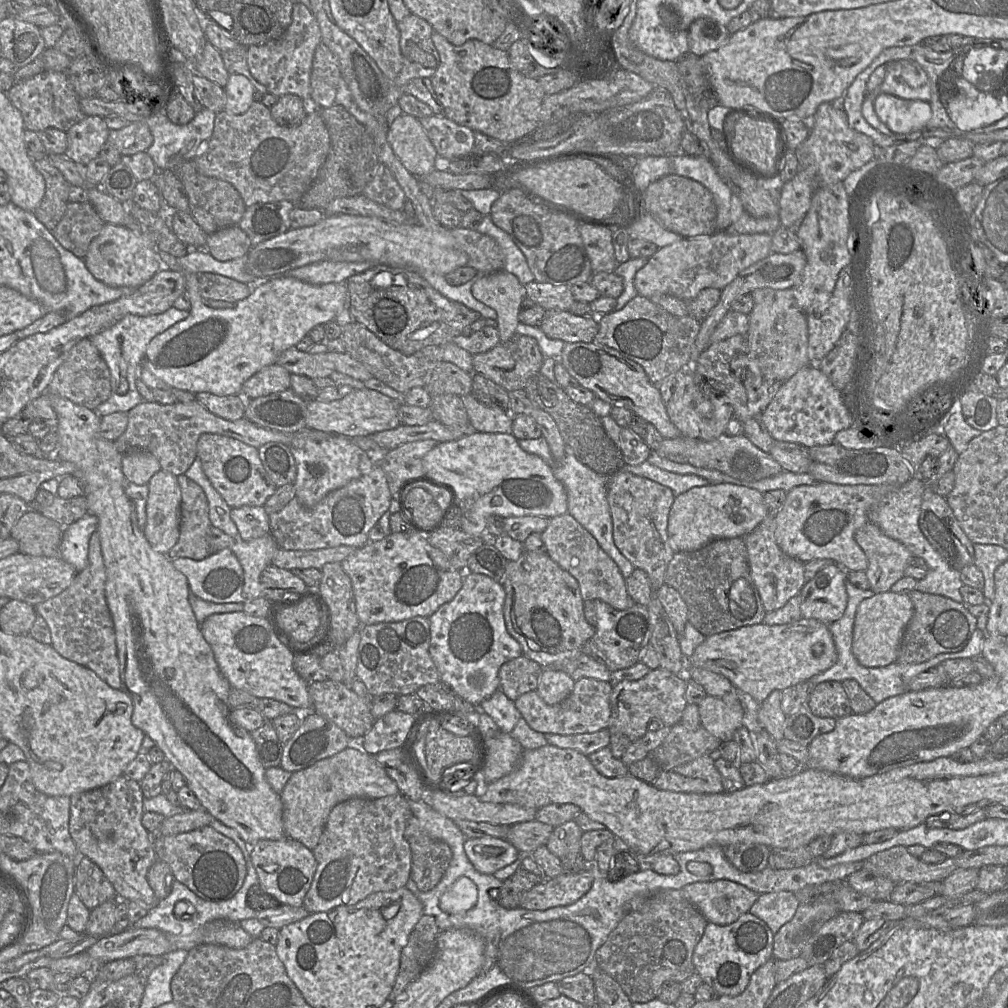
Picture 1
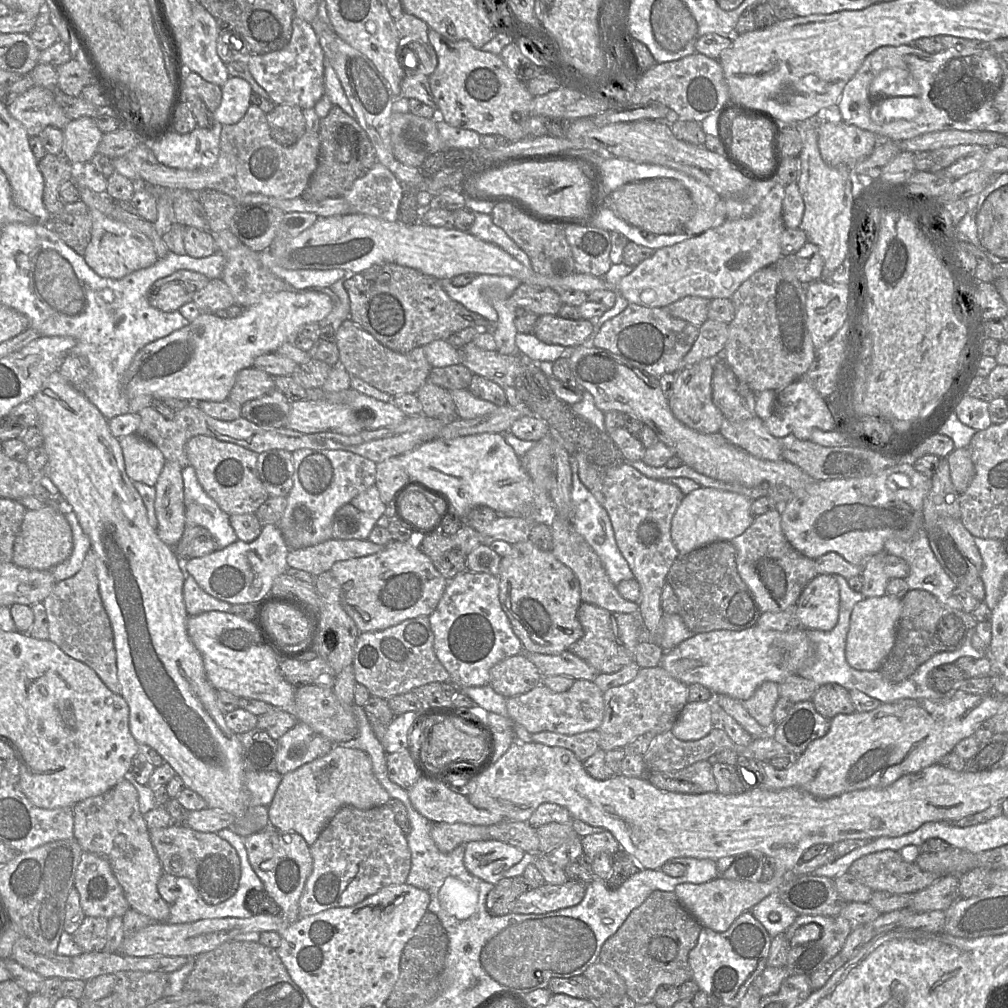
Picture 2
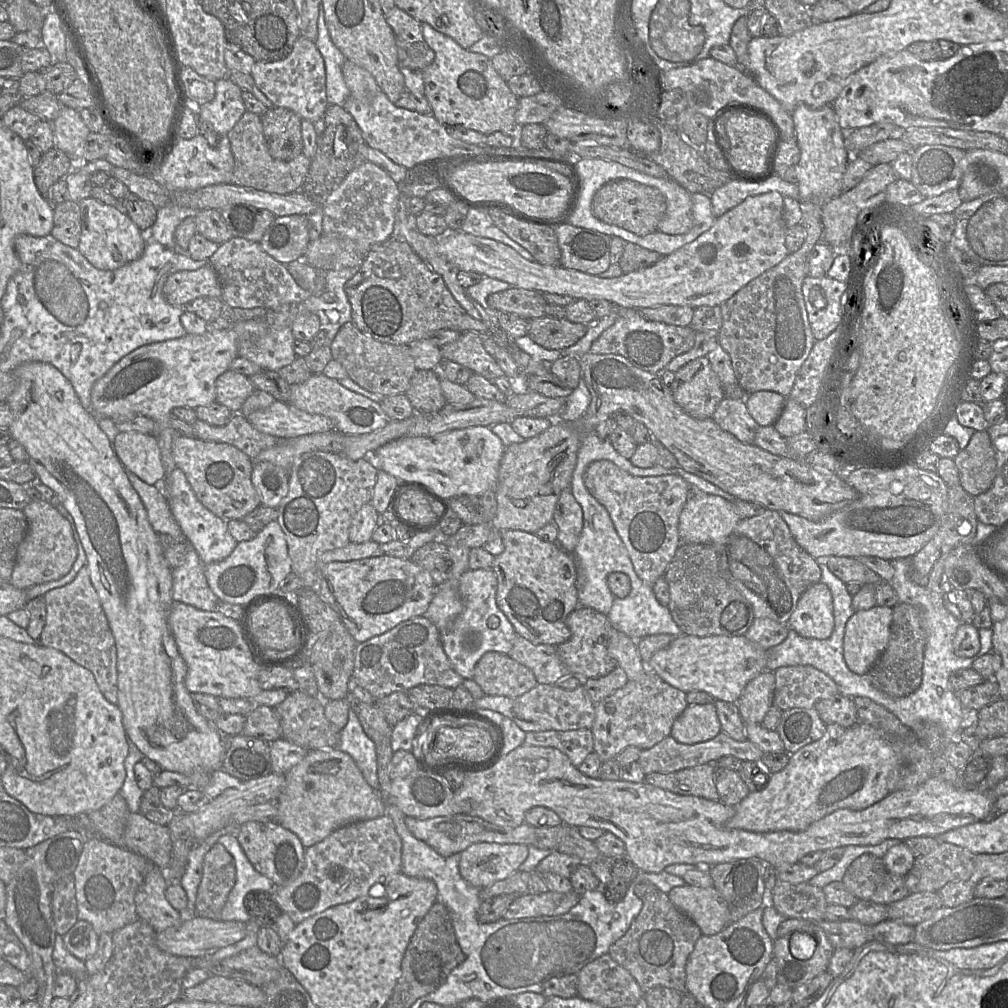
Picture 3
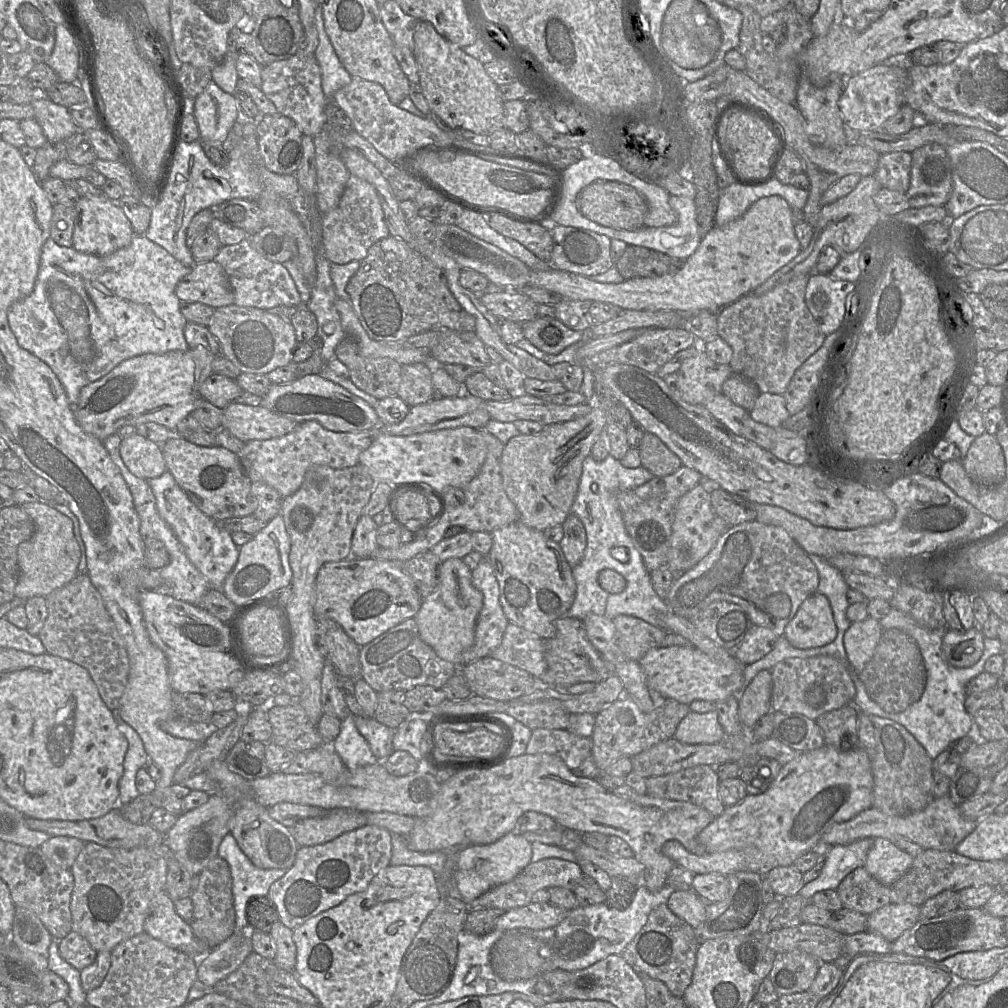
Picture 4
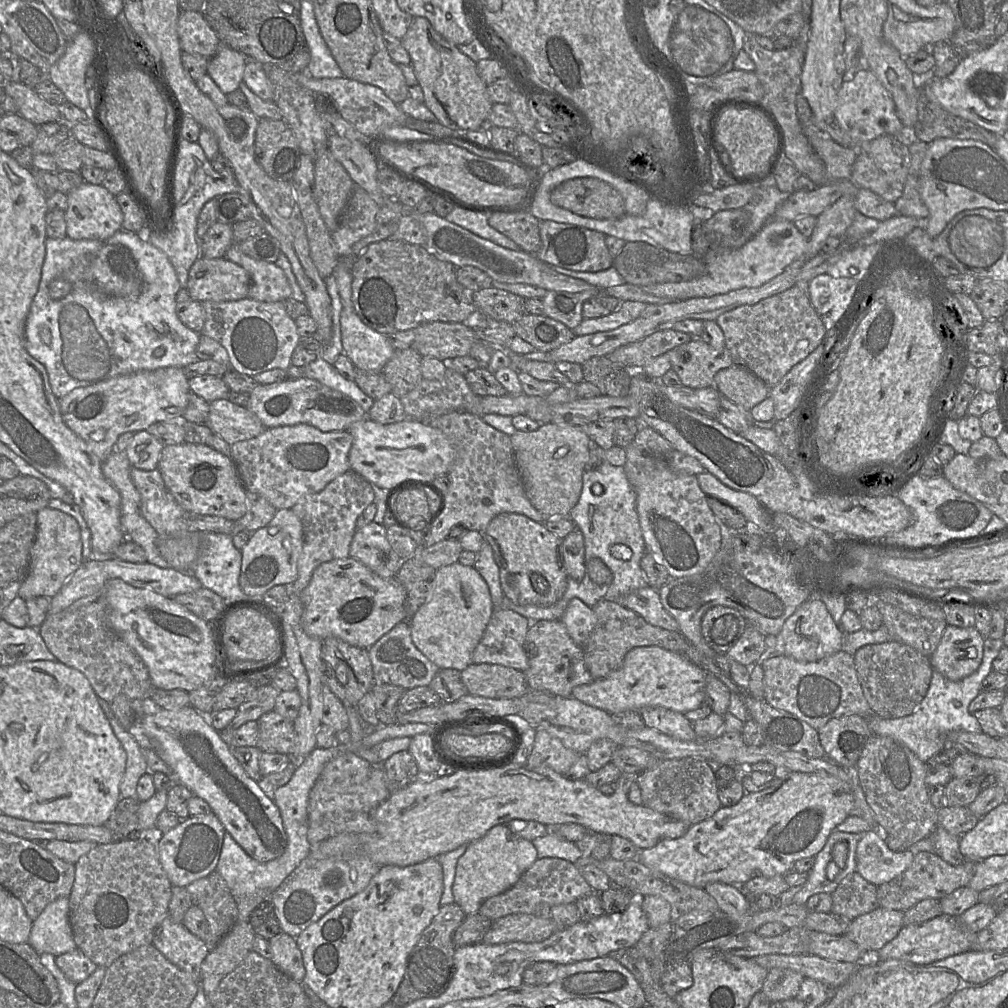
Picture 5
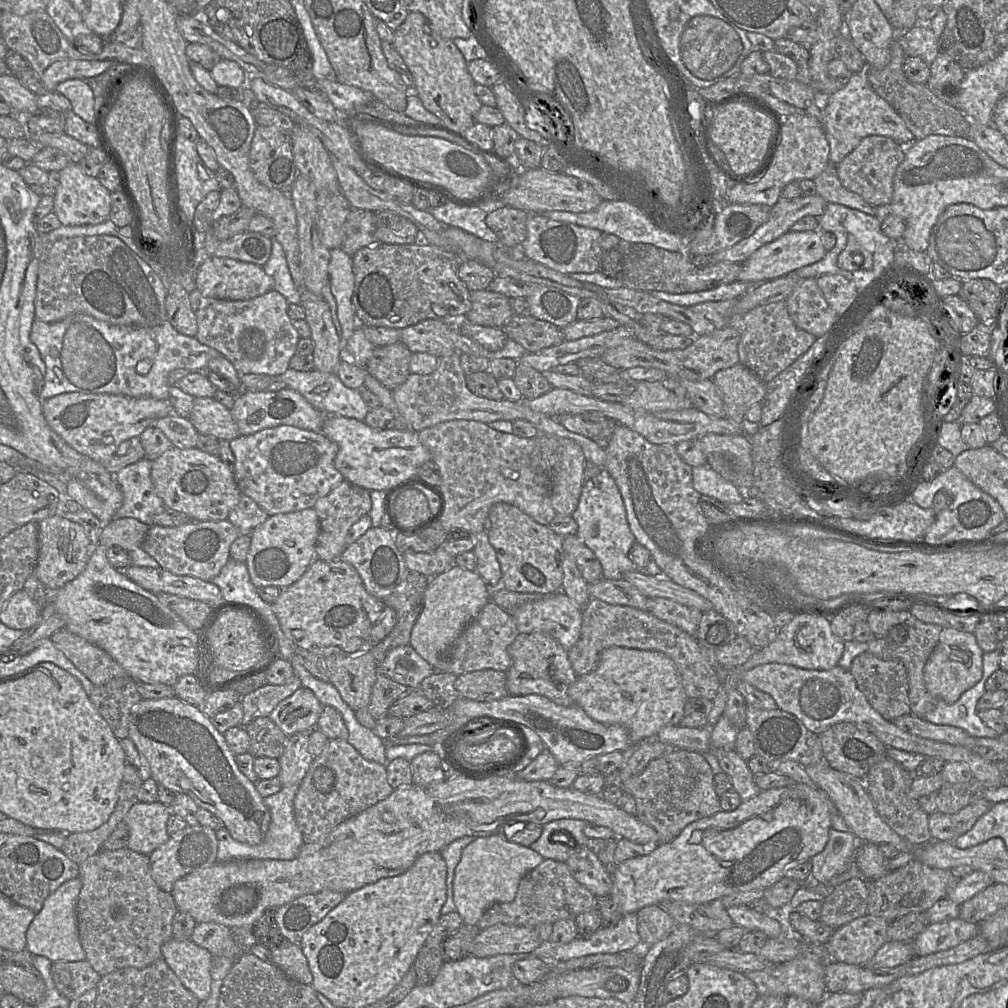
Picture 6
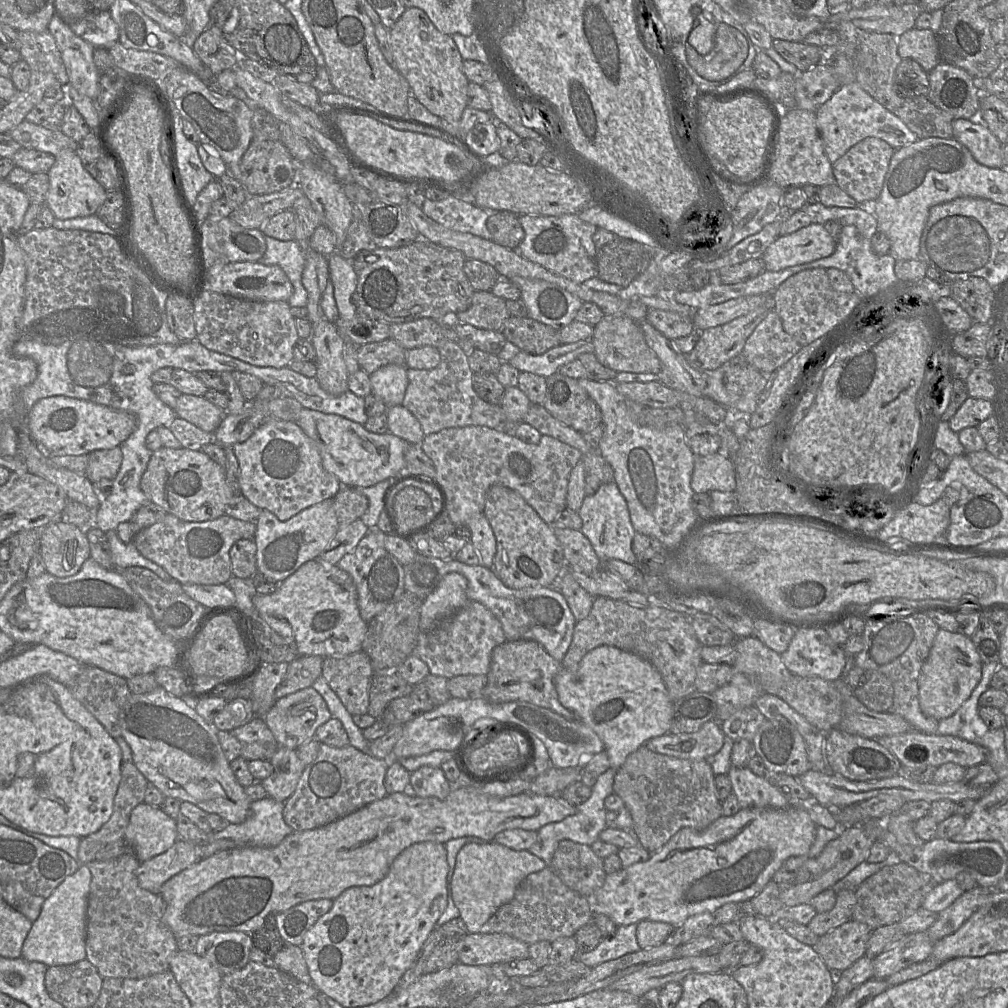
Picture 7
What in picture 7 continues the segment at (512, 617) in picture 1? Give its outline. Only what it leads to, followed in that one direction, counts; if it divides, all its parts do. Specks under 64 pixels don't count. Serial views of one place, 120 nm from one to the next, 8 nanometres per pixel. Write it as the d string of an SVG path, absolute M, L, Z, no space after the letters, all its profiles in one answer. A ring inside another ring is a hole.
M499 484L487 490L483 514L496 539L496 554L491 569L500 580L512 589L552 587L566 567L563 548L552 525L545 523L518 492Z

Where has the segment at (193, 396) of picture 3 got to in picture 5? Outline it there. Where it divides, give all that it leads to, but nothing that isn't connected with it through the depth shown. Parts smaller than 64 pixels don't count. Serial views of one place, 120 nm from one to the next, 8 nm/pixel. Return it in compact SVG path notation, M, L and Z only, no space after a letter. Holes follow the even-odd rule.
M168 367L114 377L77 388L58 399L64 423L82 438L102 461L114 451L122 434L137 433L157 422L182 420L190 394L183 368Z

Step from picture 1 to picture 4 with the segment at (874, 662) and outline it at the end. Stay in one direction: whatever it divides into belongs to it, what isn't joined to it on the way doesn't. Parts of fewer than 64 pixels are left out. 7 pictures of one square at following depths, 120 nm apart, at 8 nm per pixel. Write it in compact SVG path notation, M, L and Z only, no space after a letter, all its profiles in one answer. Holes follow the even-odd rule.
M871 617L851 623L845 632L843 641L847 659L858 673L873 656L882 633L880 621Z

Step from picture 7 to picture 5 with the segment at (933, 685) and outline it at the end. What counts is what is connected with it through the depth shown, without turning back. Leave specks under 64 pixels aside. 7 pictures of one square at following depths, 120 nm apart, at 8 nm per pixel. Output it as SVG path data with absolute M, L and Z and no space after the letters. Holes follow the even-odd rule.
M947 625L937 649L930 656L930 664L947 679L961 680L979 668L984 640L975 626L959 628Z

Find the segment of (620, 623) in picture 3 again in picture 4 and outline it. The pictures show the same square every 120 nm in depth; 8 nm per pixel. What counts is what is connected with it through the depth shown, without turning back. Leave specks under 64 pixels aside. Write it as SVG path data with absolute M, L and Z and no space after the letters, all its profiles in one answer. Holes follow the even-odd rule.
M590 454L584 459L571 512L582 521L586 530L587 544L582 560L573 567L573 577L576 582L574 602L561 618L574 617L583 620L590 614L596 614L612 620L618 615L629 615L659 627L659 614L667 612L668 605L656 594L652 586L650 572L646 569L640 553L625 528L617 502L619 493L636 488L652 478L653 474L646 468L624 467L620 460L610 454L602 461L594 460ZM593 483L597 484L595 492L591 489ZM615 546L626 548L629 555L628 562L622 563L611 556L610 550ZM603 569L612 569L621 574L626 580L626 588L617 594L610 594L604 590L598 580L598 575Z

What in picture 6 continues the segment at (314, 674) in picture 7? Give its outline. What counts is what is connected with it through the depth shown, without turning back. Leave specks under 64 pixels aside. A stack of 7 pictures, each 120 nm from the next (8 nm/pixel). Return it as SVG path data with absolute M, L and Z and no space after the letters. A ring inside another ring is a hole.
M293 676L283 685L266 684L241 698L243 718L240 726L245 727L259 717L268 717L284 699L301 687L298 677Z

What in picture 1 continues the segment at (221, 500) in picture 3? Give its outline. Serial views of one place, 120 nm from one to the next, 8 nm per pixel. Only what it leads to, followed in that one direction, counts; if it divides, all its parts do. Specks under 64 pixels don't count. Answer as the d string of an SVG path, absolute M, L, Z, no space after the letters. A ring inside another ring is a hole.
M203 433L197 441L197 457L208 480L230 508L263 506L277 489L262 465L258 449L240 440Z

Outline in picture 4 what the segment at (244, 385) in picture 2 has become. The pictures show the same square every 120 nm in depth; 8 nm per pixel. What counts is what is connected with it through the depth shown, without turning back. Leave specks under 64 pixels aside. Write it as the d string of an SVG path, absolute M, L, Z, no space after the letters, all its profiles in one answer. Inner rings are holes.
M212 374L200 386L202 398L222 410L243 392L235 379L220 374Z

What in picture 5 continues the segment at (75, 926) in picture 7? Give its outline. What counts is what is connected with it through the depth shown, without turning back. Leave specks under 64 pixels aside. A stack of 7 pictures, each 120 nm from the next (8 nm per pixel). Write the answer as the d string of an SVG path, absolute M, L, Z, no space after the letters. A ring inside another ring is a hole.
M59 897L45 907L38 918L32 922L28 943L40 955L50 953L59 956L77 948L69 922L69 897Z

